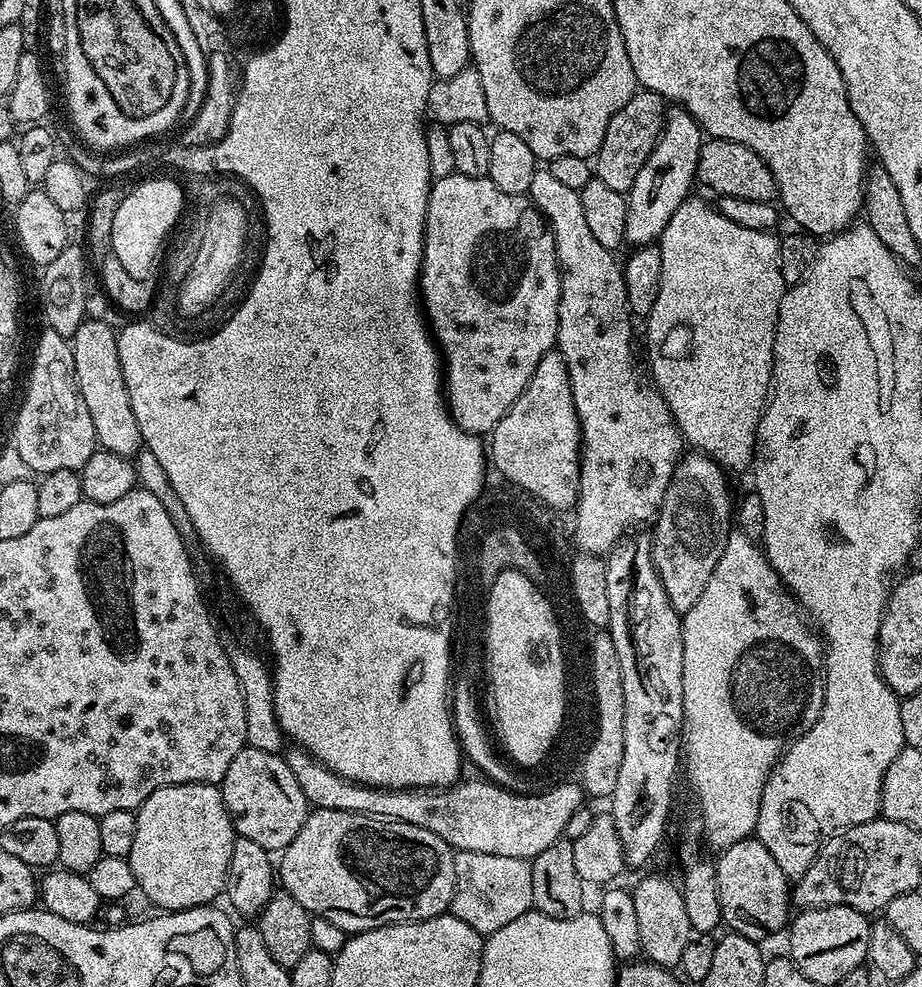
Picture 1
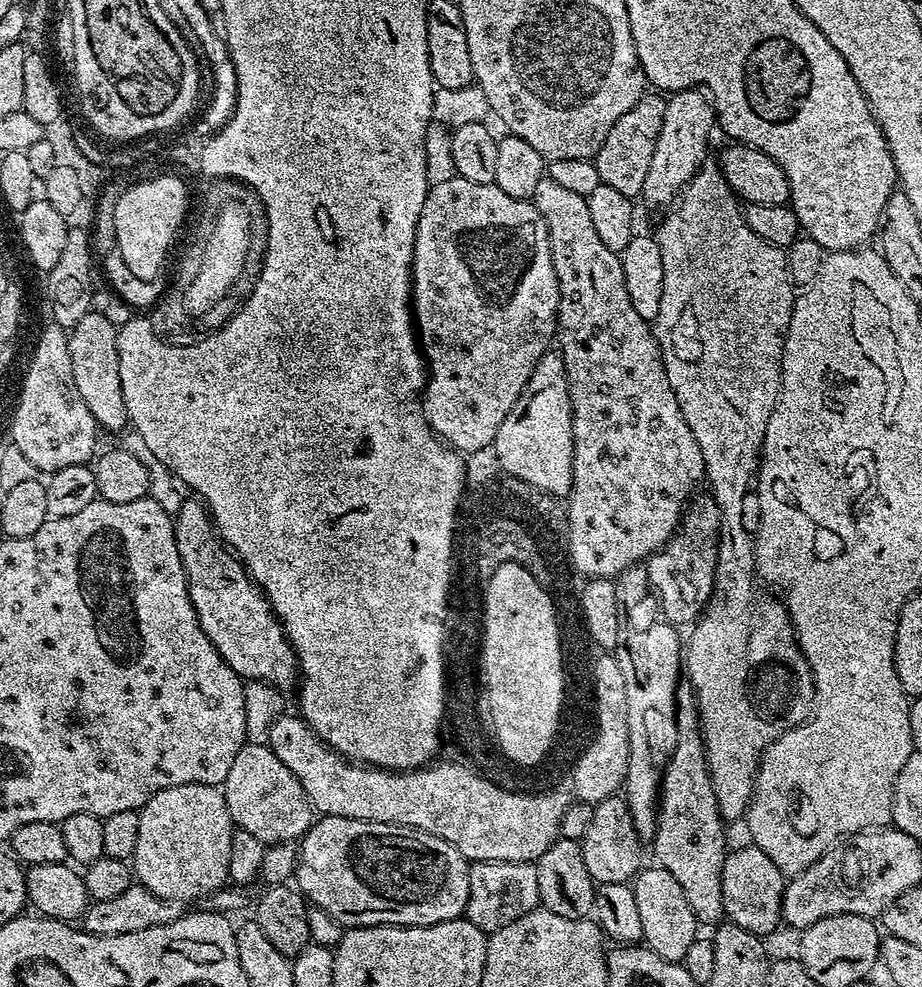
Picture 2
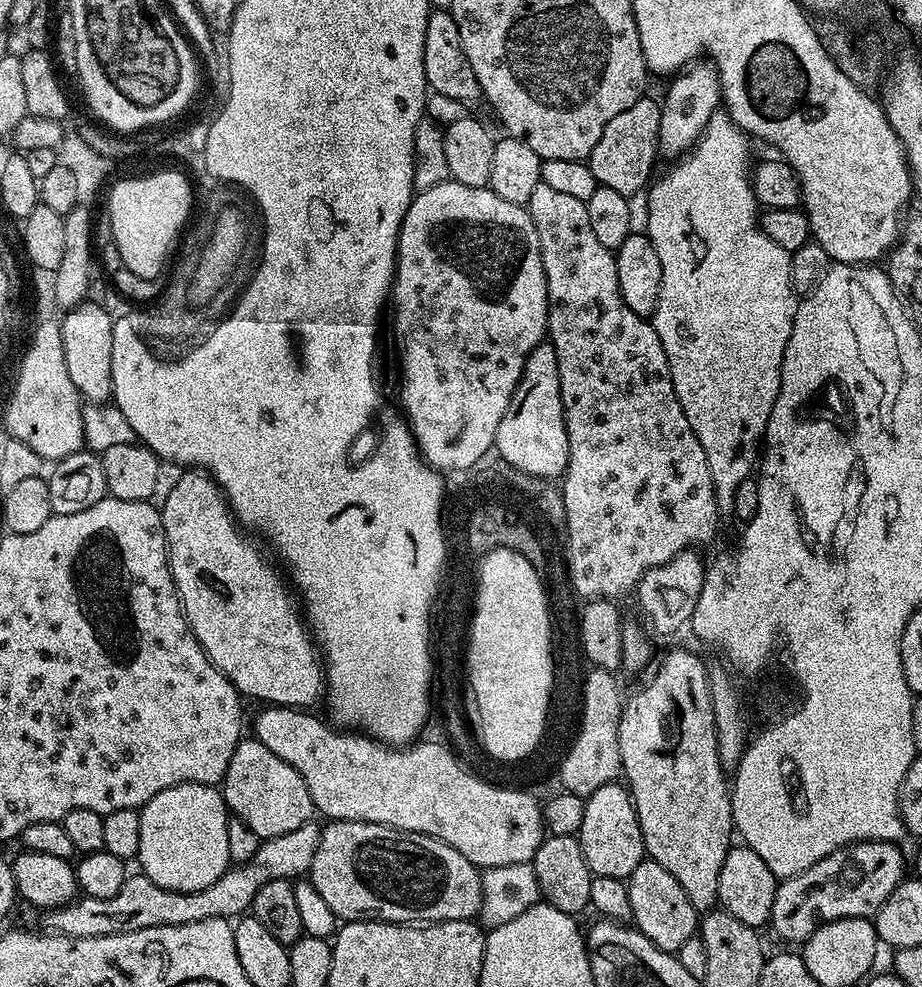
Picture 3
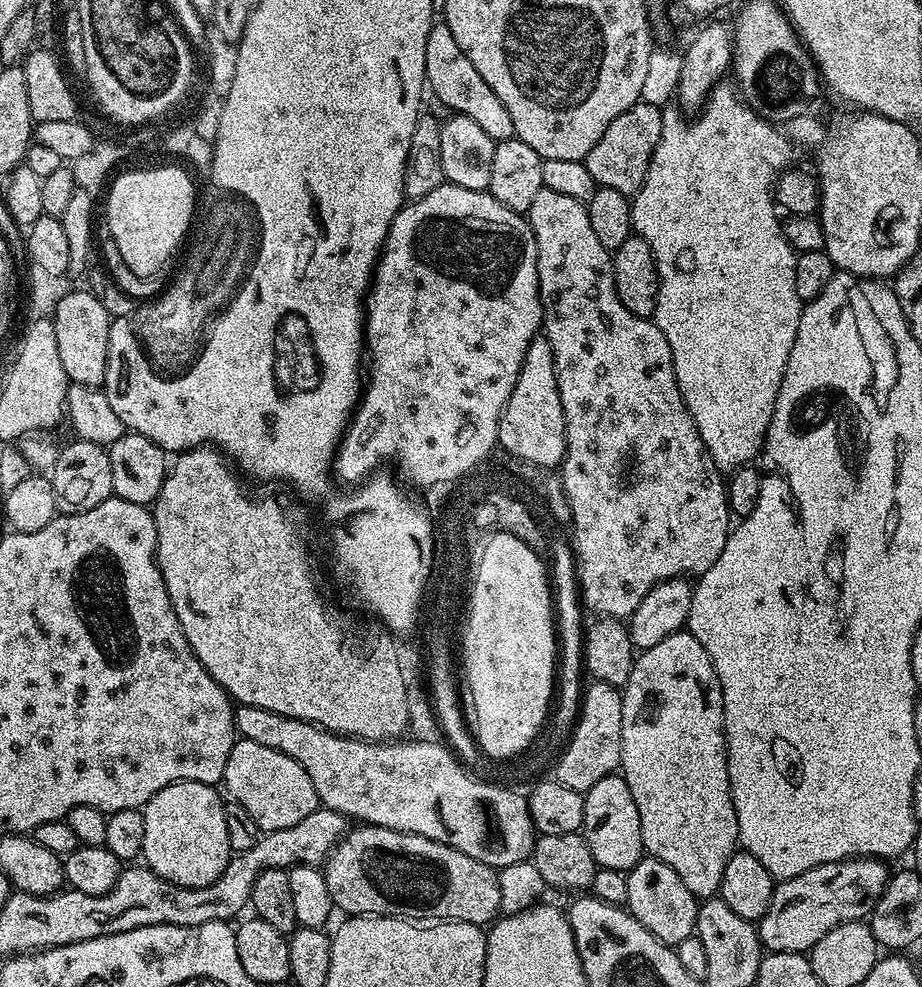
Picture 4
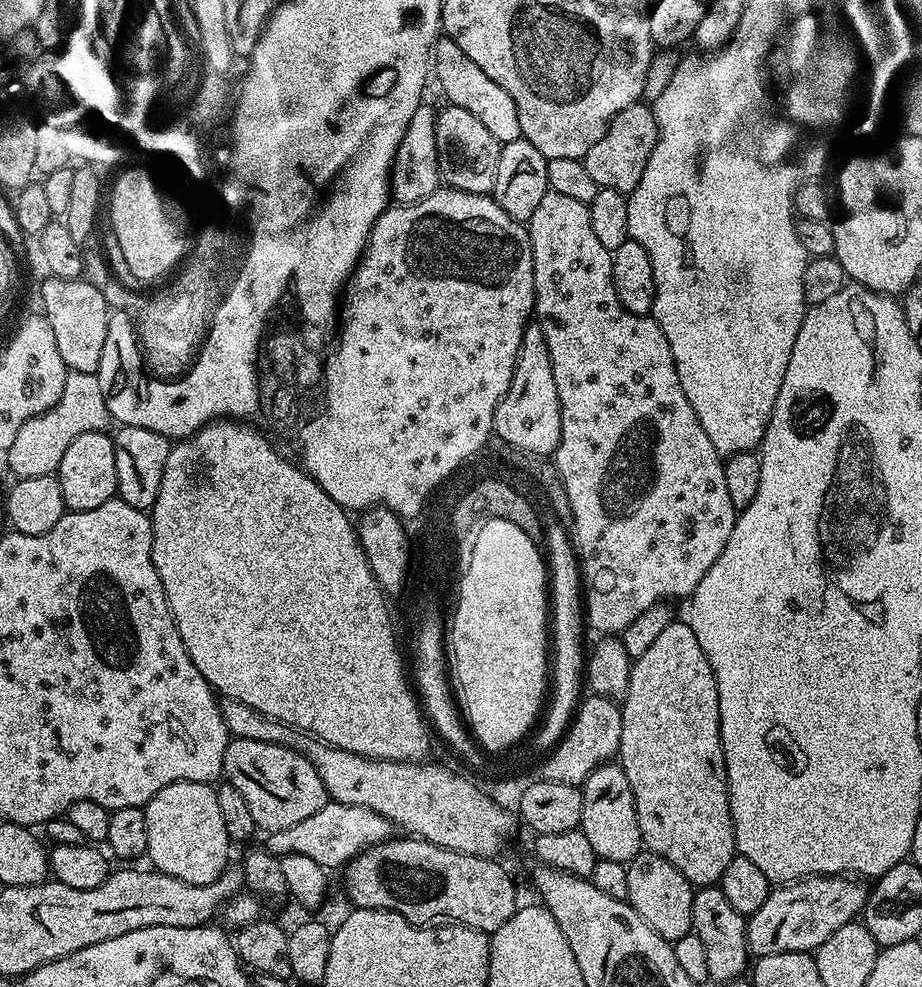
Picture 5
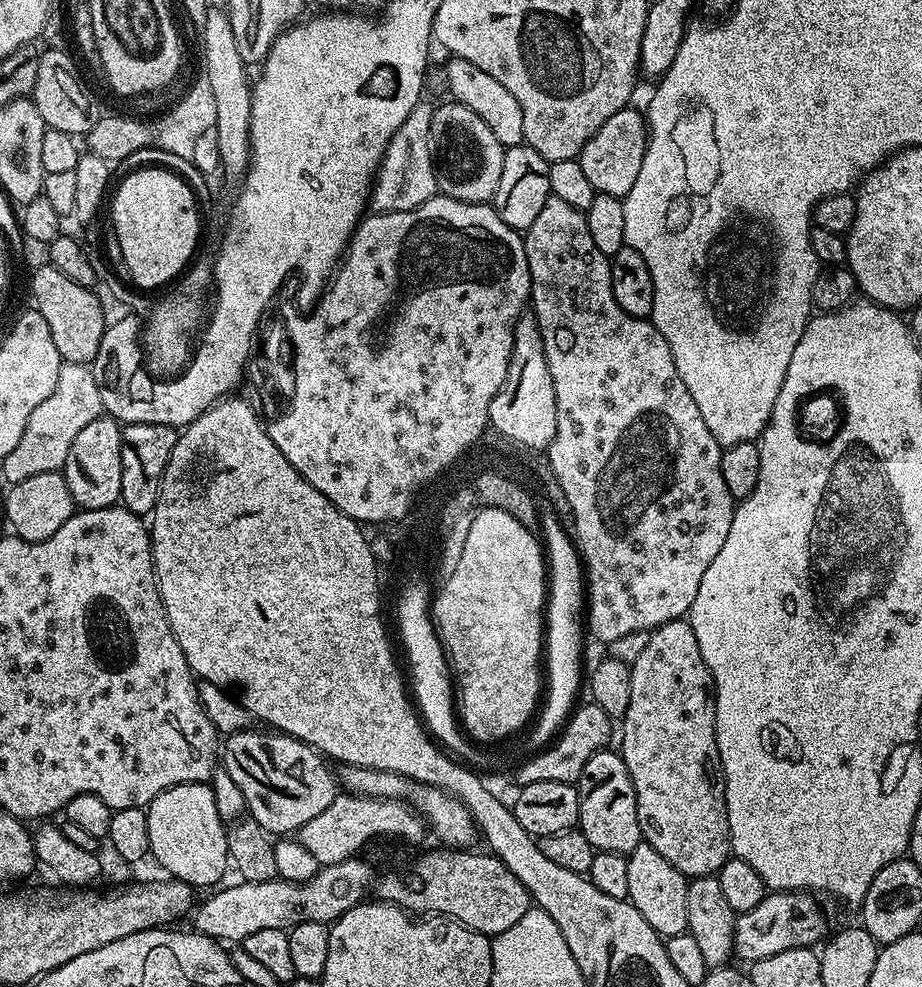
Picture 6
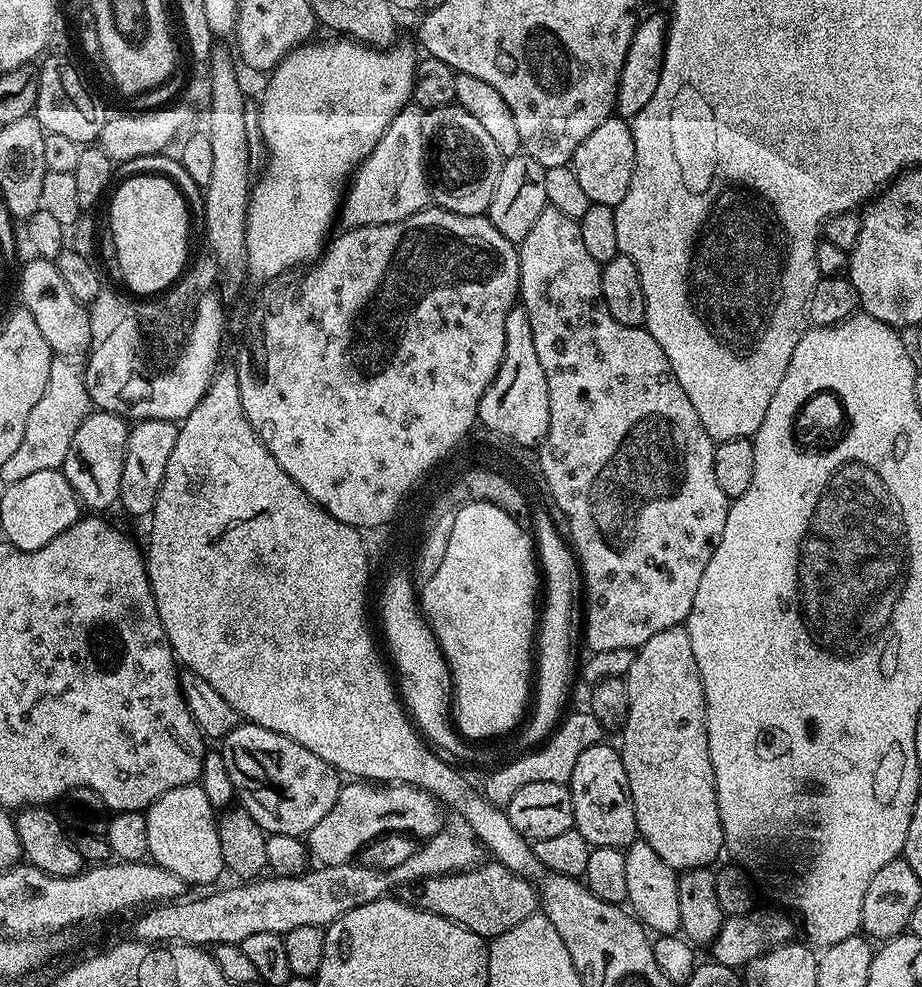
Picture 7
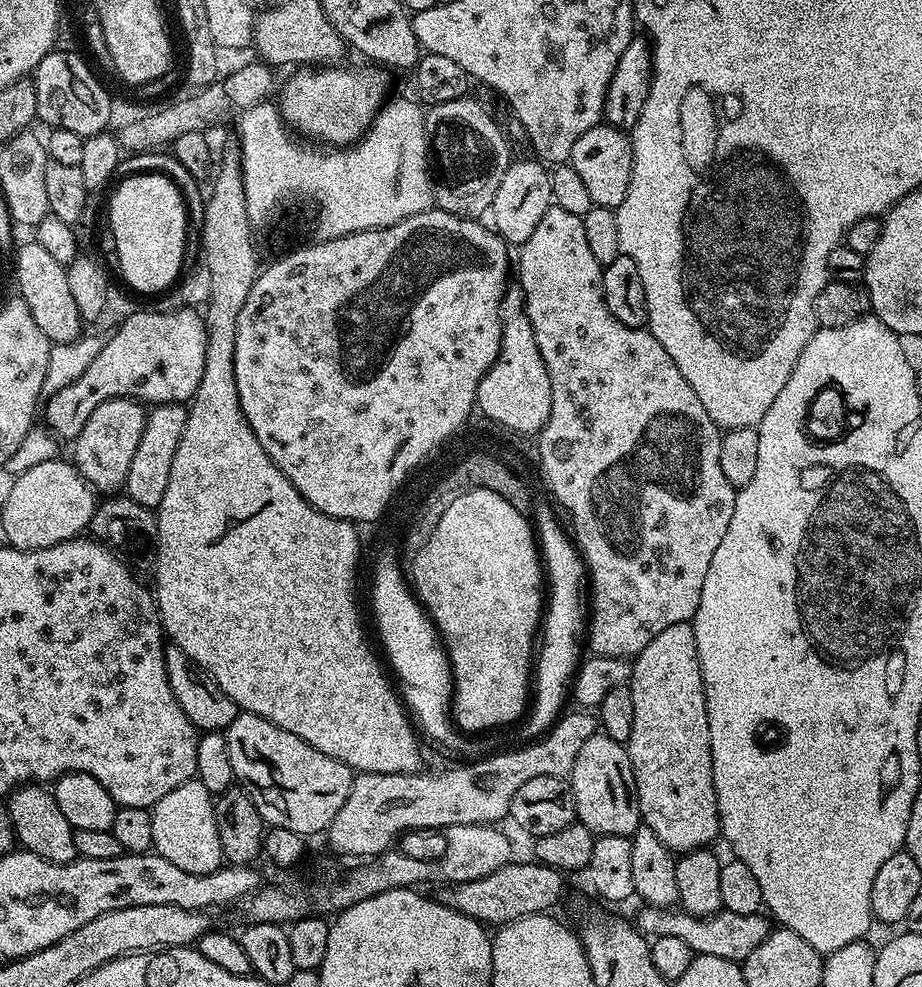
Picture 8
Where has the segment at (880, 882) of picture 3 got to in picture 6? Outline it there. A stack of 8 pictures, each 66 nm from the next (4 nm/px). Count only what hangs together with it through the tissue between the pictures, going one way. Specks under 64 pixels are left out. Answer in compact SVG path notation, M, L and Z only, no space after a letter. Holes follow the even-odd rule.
M769 891L764 900L754 906L754 910L746 910L737 915L733 953L737 957L741 956L745 962L751 962L782 954L782 950L807 948L815 945L815 940L823 941L829 929L824 921L824 912L816 905L816 900L817 897L807 891Z

